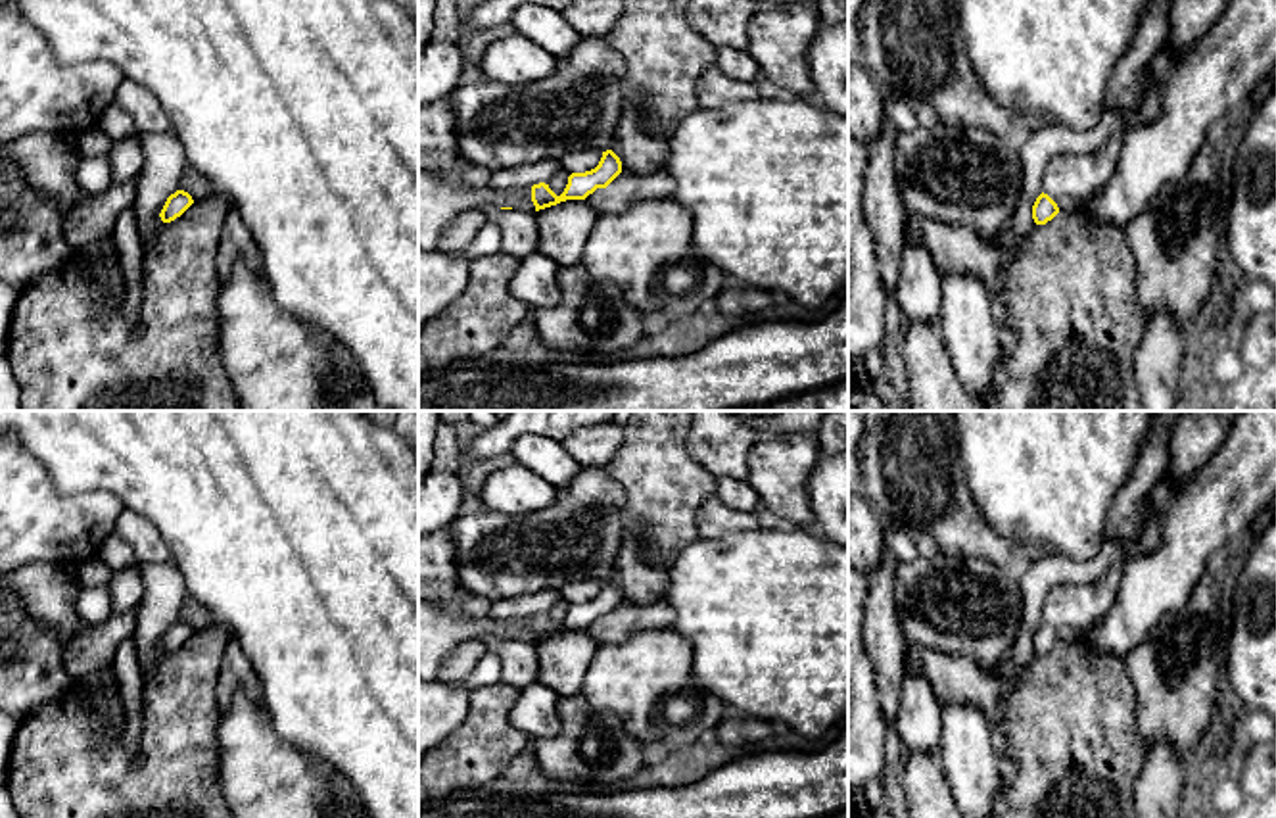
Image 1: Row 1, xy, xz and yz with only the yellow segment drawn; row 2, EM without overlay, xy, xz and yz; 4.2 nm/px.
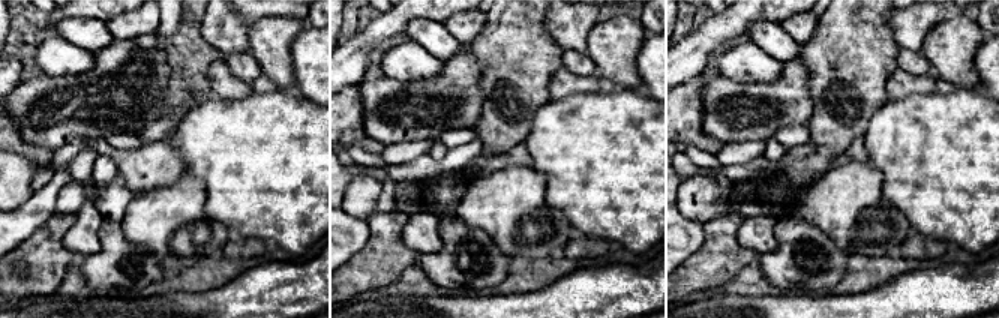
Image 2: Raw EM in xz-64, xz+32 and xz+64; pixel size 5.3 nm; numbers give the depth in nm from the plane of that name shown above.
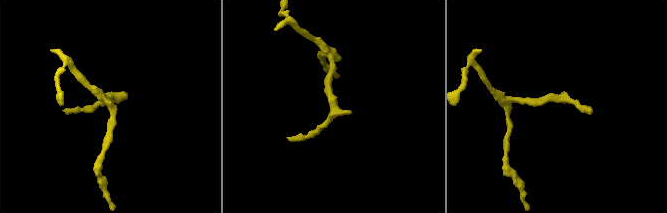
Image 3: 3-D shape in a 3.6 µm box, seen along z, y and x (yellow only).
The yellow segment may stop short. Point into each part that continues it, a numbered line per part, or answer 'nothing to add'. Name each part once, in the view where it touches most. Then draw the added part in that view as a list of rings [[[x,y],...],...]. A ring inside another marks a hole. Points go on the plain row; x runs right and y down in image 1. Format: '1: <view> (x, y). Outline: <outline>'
nothing to add

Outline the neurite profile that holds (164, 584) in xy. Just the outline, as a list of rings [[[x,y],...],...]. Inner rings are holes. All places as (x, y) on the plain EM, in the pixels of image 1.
[[[173,561],[142,565],[144,597],[136,605],[134,643],[140,668],[152,670],[167,653],[159,643],[178,620],[186,597],[186,582]]]

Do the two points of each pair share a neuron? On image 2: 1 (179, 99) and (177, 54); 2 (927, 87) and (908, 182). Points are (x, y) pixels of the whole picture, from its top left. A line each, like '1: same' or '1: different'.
1: same
2: different

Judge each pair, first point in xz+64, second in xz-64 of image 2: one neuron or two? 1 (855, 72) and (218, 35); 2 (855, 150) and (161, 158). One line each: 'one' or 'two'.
1: two
2: one

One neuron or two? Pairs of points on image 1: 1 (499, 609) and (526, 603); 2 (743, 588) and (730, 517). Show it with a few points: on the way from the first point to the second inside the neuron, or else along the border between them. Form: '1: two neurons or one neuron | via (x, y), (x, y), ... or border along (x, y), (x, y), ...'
1: one neuron | via (505, 609), (520, 607)
2: two neurons | border along (756, 527), (745, 532), (701, 538)

